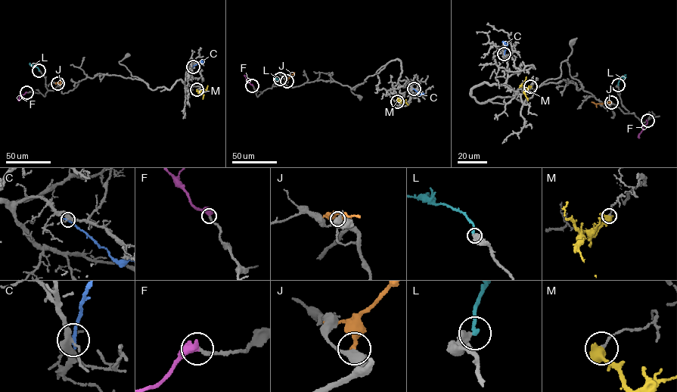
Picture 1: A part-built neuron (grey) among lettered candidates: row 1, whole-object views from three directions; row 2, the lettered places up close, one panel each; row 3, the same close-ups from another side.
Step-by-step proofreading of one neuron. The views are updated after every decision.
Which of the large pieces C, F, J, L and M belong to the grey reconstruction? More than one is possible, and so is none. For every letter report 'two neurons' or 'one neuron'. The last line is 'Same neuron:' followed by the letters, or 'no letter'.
C: two neurons
F: one neuron
J: two neurons
L: one neuron
M: two neurons
Same neuron: F, L

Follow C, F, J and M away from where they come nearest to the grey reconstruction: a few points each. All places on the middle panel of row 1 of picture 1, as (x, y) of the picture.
C: (414, 88), (419, 94), (423, 93)
F: (252, 85), (244, 76)
J: (287, 81), (294, 72)
M: (397, 101), (404, 100), (408, 104)

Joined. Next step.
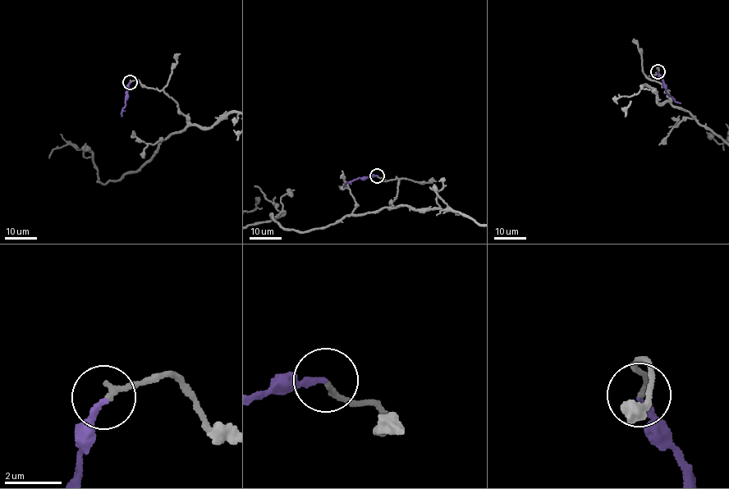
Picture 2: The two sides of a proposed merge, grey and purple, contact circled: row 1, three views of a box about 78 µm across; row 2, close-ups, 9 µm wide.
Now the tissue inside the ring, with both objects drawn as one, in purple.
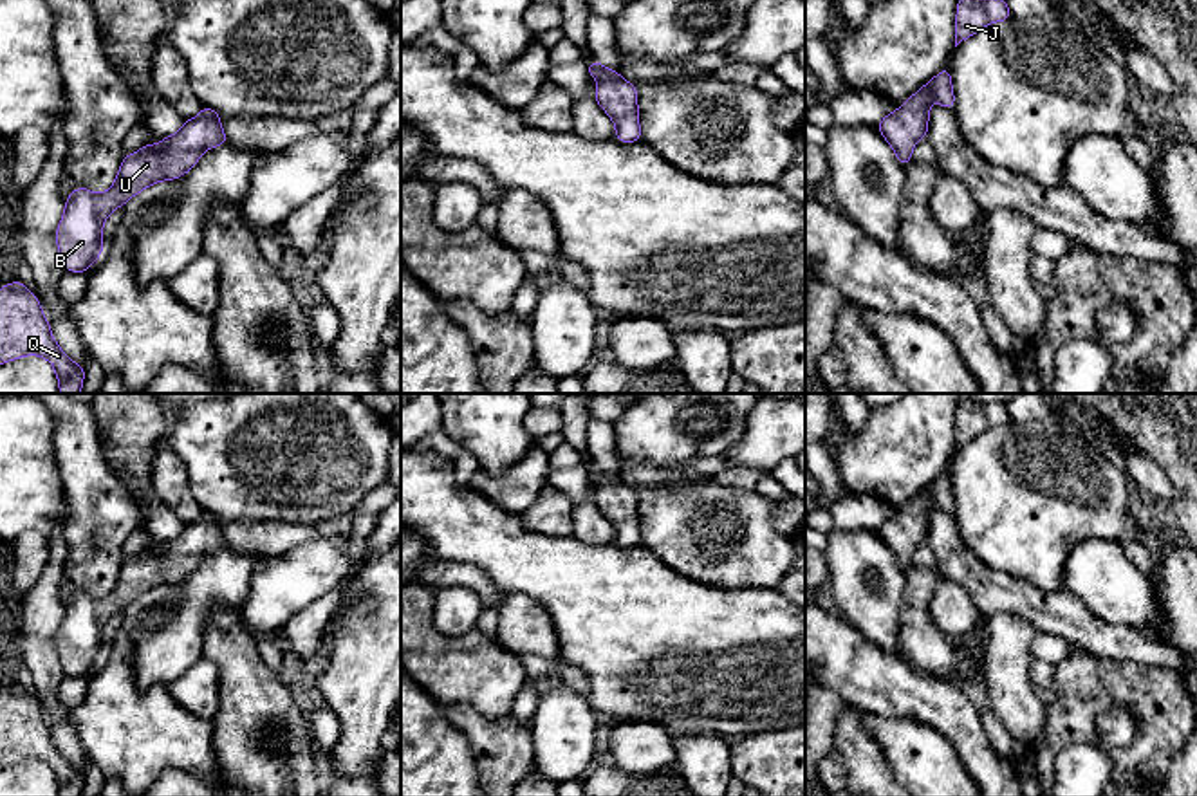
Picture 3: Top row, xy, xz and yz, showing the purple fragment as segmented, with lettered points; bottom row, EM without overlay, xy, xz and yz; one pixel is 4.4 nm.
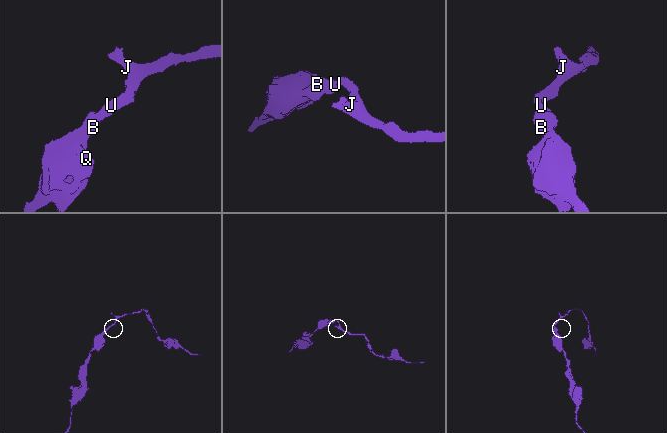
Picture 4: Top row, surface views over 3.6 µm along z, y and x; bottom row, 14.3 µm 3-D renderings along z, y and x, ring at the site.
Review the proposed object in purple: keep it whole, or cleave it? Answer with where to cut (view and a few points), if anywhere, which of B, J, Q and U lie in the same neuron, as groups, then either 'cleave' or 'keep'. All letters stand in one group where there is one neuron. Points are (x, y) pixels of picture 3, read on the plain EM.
no cut | B J Q U | keep

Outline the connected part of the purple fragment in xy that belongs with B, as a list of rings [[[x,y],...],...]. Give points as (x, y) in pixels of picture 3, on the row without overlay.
[[[204,511],[197,522],[186,523],[175,540],[162,541],[159,549],[144,549],[139,556],[123,561],[119,578],[105,597],[97,599],[78,590],[65,603],[65,616],[56,634],[56,650],[65,675],[85,677],[99,662],[103,657],[103,626],[116,612],[125,610],[126,605],[155,587],[179,583],[199,567],[206,554],[224,549],[227,540],[218,529],[220,522],[218,516]]]

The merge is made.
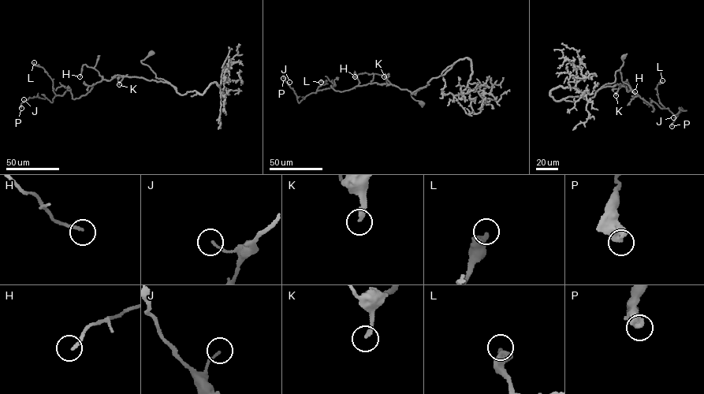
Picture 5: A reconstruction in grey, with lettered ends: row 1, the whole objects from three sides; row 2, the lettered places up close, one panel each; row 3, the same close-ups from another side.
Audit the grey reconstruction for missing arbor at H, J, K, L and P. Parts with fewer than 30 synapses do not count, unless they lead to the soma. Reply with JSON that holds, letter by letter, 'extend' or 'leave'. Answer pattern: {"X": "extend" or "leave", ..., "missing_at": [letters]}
{"H": "leave", "J": "leave", "K": "extend", "L": "leave", "P": "leave", "missing_at": ["K"]}

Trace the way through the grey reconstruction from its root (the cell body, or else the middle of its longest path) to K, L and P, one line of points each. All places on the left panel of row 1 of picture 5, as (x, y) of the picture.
K: (150, 53), (141, 62), (147, 65), (156, 78), (169, 83), (124, 76), (119, 84)
L: (150, 53), (141, 62), (169, 83), (114, 76), (74, 99), (69, 88), (55, 94), (51, 79), (34, 62)
P: (150, 53), (141, 62), (169, 83), (114, 76), (79, 98), (68, 88), (51, 102), (34, 97), (21, 108)

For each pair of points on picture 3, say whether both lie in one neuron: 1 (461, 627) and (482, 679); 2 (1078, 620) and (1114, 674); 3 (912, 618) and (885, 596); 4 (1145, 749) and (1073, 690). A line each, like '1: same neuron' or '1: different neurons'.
1: different neurons
2: different neurons
3: different neurons
4: same neuron

